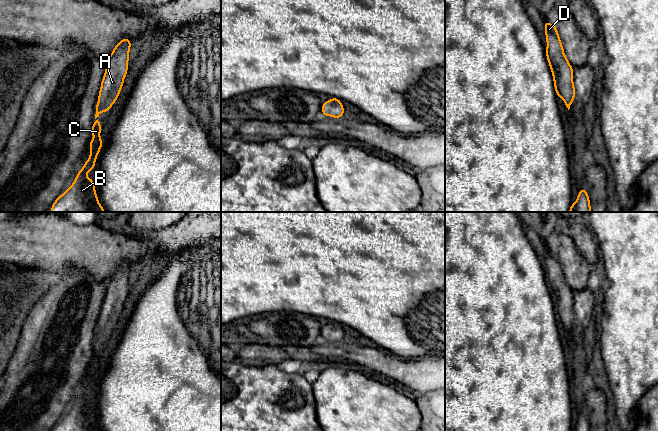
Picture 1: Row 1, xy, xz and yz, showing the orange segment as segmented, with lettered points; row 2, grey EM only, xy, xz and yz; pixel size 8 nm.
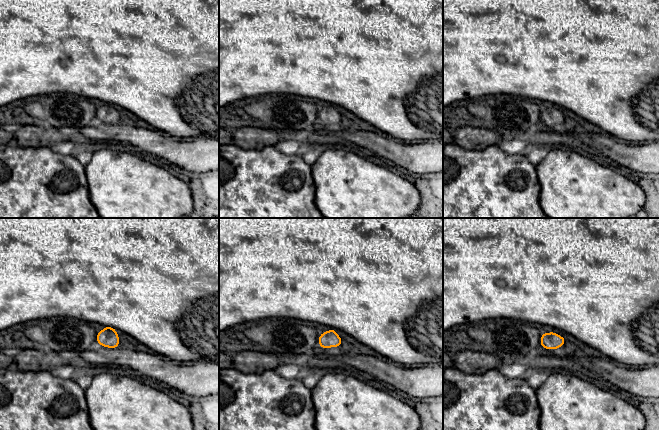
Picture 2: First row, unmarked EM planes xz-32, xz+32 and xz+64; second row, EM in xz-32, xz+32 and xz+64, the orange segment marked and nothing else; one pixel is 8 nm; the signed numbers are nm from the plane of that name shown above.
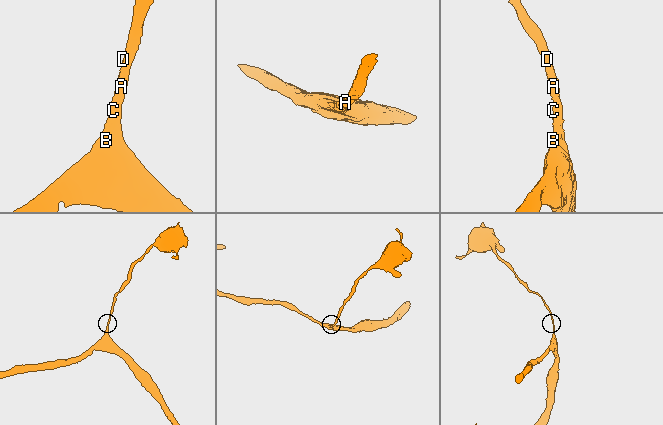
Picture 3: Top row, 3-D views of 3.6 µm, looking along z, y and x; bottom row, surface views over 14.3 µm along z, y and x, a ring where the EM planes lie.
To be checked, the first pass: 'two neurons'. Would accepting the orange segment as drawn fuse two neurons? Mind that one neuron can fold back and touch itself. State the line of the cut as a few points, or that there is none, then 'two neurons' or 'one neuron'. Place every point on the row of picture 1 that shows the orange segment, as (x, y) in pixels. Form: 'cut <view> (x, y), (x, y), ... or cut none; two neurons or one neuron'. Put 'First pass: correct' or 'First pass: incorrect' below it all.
cut none; one neuron
First pass: incorrect

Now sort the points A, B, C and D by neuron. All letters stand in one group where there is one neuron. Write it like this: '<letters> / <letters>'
A B C D

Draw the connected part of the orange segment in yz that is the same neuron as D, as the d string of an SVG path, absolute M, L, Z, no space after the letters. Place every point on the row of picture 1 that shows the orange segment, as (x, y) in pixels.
M544 21L547 40L546 55L553 74L557 96L561 97L565 106L570 109L575 96L573 85L573 68L569 64L555 25Z

